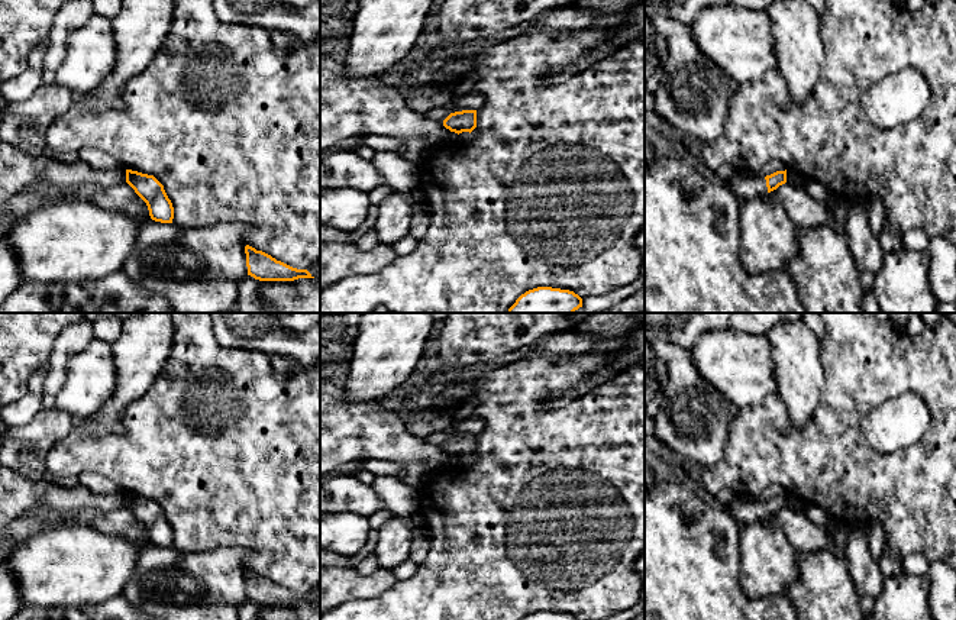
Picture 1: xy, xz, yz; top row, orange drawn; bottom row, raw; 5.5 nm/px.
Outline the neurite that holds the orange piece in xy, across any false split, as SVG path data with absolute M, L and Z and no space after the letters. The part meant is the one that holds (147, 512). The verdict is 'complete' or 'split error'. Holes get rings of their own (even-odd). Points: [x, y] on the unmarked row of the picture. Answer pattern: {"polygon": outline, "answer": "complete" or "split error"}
{"polygon": "M126 494L126 507L146 527L152 545L172 548L172 527L168 523L164 510L154 500Z", "answer": "complete"}

